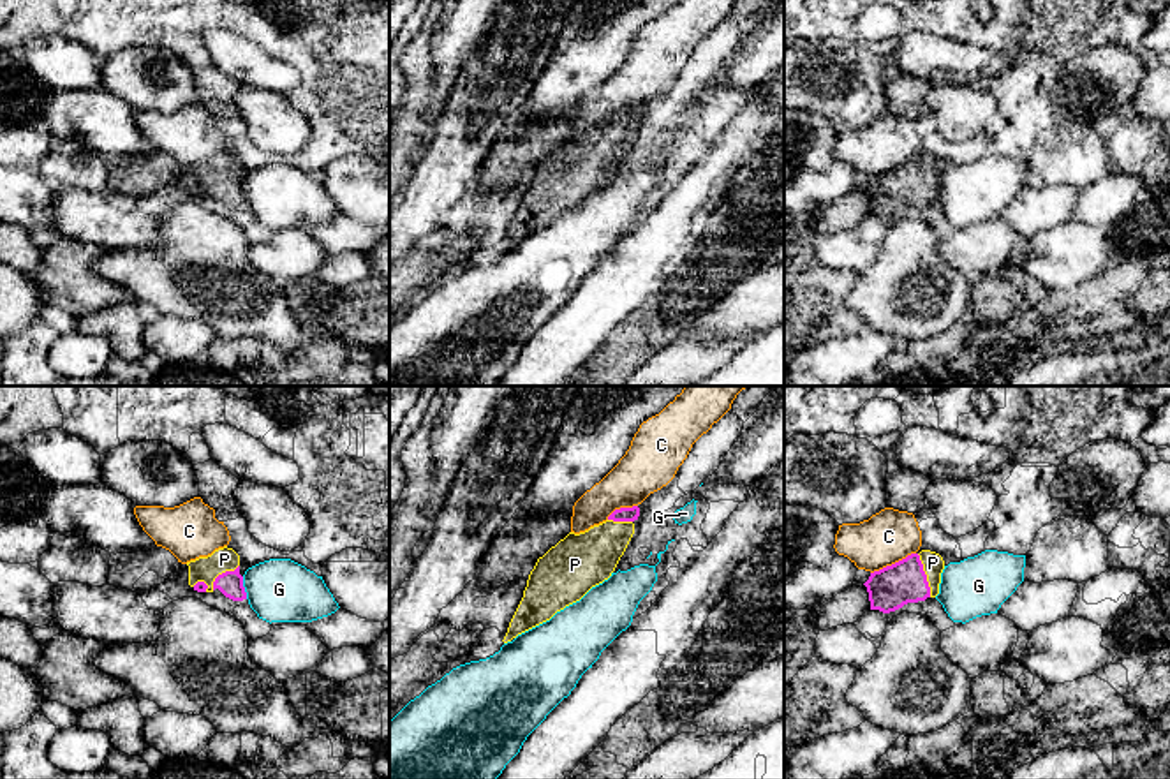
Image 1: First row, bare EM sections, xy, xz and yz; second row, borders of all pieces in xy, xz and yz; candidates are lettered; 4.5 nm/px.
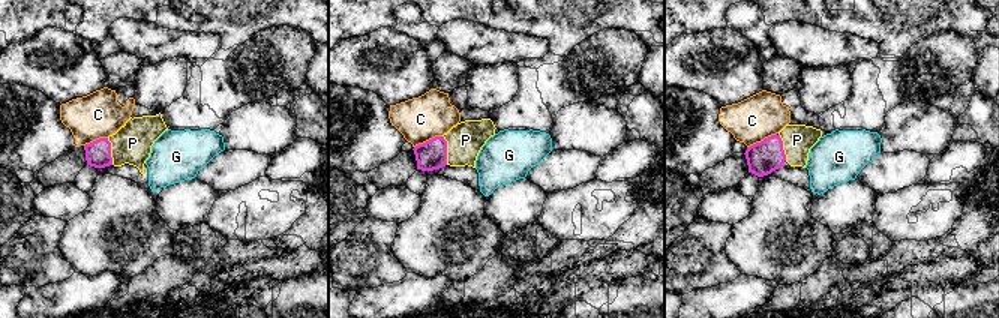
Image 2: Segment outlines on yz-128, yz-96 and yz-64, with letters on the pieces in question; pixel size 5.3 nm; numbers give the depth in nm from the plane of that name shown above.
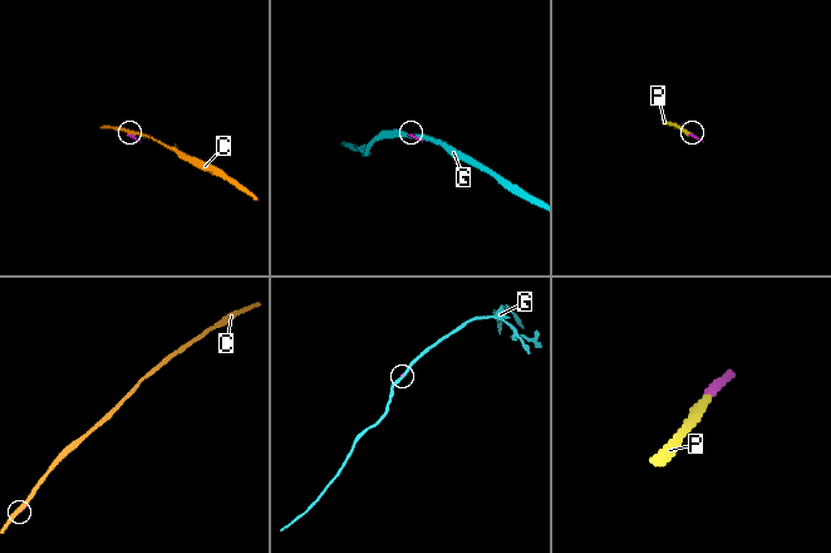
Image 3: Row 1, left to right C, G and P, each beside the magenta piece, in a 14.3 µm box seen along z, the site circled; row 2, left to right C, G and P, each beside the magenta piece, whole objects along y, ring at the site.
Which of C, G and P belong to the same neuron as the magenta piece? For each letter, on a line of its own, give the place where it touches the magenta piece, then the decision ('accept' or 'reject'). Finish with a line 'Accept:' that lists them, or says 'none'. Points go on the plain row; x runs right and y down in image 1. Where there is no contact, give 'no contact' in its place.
C: contact yz (892, 170); reject
G: contact xy (244, 192); reject
P: contact yz (925, 180); accept
Accept: P

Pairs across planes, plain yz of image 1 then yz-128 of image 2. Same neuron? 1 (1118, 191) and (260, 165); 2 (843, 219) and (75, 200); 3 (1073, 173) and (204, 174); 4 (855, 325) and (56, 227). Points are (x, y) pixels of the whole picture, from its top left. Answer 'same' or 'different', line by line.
1: different
2: different
3: different
4: same

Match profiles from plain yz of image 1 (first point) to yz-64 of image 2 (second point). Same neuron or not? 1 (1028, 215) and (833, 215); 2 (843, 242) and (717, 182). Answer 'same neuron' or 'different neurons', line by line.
1: different neurons
2: different neurons

